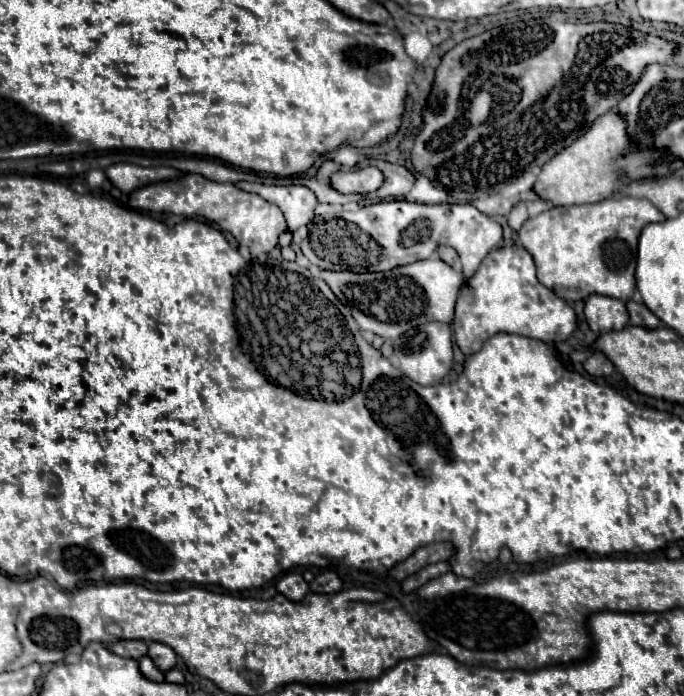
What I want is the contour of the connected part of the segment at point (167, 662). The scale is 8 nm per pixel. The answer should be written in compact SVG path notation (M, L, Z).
M150 643L148 645L148 657L154 661L154 665L162 673L166 673L172 667L176 667L176 653L168 645L164 645L164 643Z

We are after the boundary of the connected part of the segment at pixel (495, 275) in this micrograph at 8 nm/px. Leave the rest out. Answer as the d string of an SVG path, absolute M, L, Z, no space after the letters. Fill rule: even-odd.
M512 245L490 251L474 277L464 283L456 301L452 329L460 351L470 355L476 353L476 349L480 349L480 345L494 333L516 333L544 341L548 345L556 345L572 335L576 323L578 321L574 309L538 283L534 259L530 253L520 245Z

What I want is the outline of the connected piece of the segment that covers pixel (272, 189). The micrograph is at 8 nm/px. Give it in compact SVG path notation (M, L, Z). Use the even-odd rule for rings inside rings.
M236 183L238 189L256 193L266 201L276 203L286 217L288 231L296 231L302 225L308 225L314 217L314 209L318 205L316 195L304 185L262 185L262 183Z

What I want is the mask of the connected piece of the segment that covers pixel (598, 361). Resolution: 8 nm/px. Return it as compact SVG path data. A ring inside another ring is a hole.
M596 351L594 355L590 355L584 363L584 369L592 375L592 377L602 377L602 375L610 375L614 371L614 363L600 351Z

